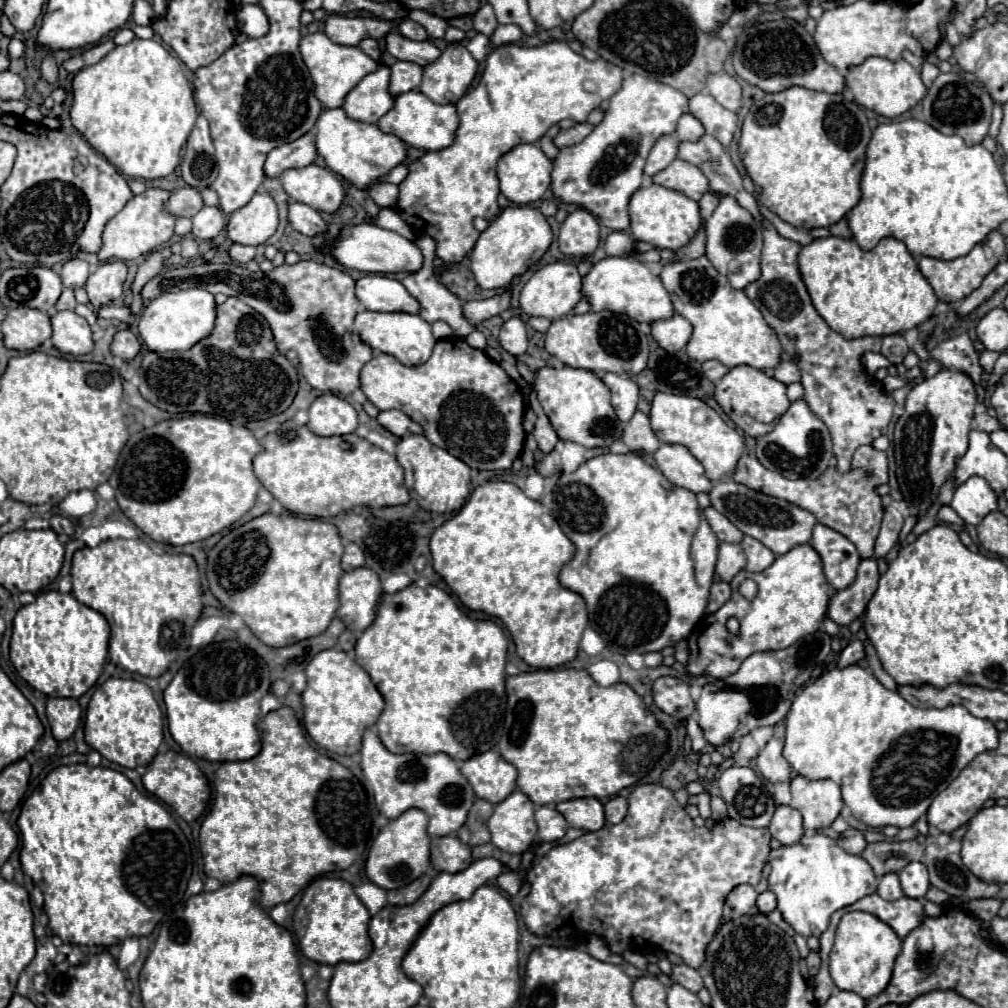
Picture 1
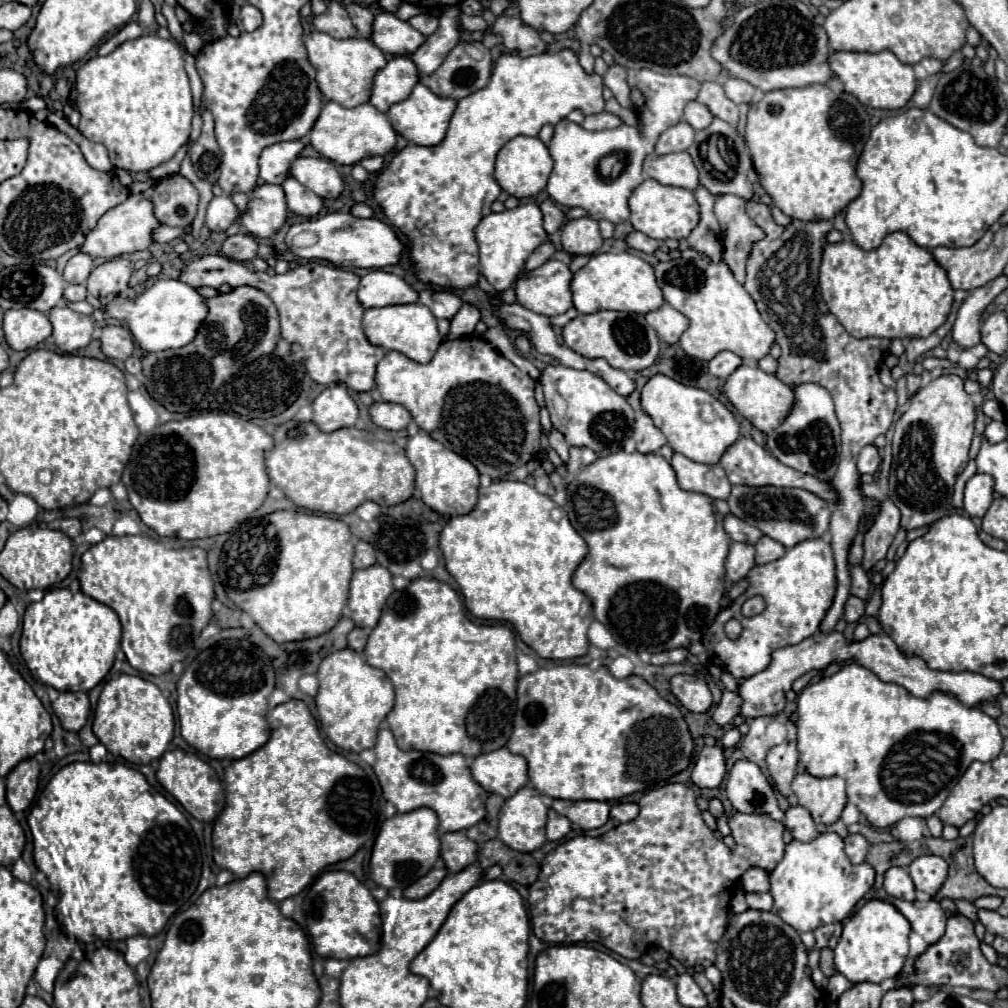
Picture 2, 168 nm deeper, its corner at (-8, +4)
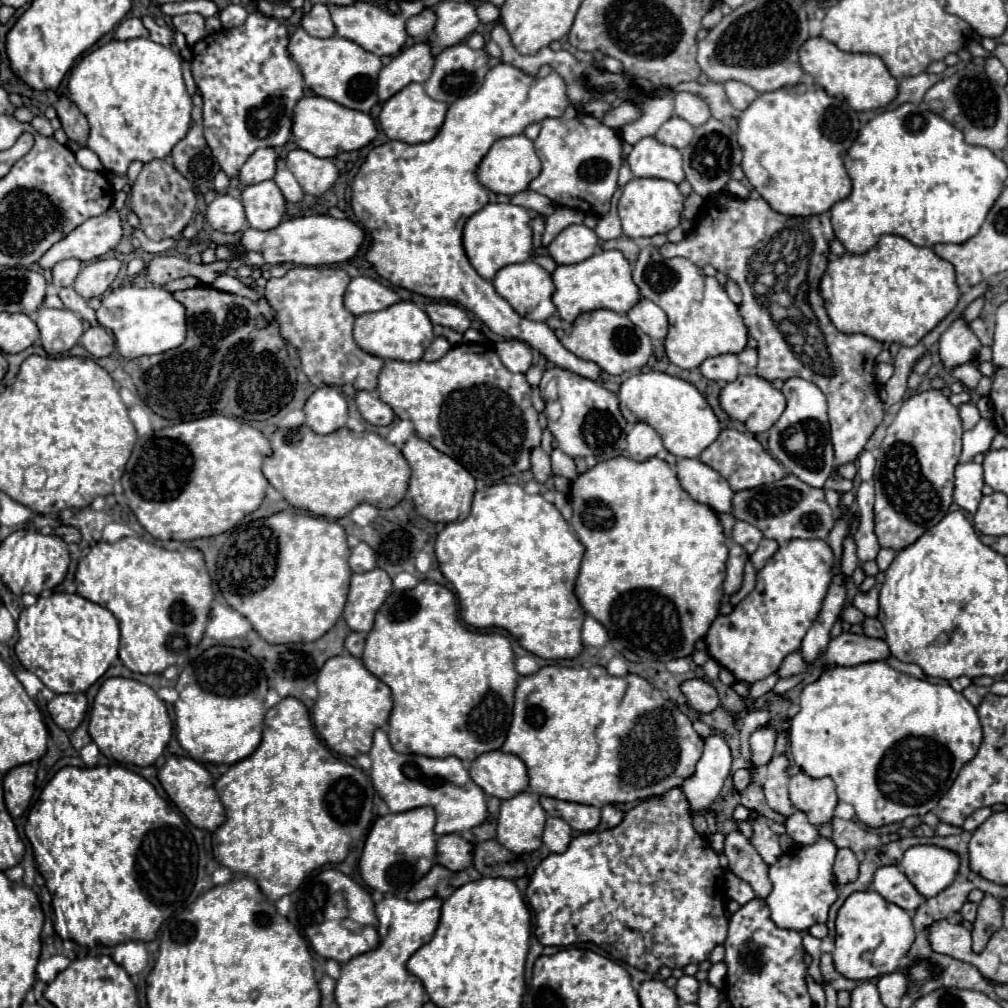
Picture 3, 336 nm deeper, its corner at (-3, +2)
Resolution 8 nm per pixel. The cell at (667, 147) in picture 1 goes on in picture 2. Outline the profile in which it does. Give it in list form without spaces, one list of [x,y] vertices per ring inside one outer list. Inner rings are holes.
[[[684,120],[666,128],[656,142],[656,154],[670,154],[670,152],[684,152],[690,144],[694,144],[694,128]]]

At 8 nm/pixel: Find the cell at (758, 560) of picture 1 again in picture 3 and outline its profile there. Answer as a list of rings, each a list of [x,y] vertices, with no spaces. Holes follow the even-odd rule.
[[[763,538],[761,540],[761,544],[759,544],[759,548],[751,554],[751,562],[753,562],[753,566],[757,568],[757,570],[761,570],[761,566],[765,566],[765,562],[777,552],[777,542],[773,542],[773,540],[769,540],[769,538]]]

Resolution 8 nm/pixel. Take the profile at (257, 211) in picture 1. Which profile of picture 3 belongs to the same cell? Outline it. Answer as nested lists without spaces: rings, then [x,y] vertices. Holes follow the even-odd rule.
[[[273,180],[247,186],[243,190],[241,202],[251,228],[271,230],[281,224],[285,214],[285,198]]]

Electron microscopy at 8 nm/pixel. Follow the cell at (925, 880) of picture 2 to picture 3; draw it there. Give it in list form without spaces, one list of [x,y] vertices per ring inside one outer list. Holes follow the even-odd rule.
[[[913,846],[905,852],[899,868],[923,898],[933,898],[957,874],[957,854],[939,846]]]

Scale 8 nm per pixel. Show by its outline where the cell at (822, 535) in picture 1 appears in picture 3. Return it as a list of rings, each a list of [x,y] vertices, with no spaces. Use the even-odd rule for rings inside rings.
[[[874,587],[868,592],[859,592],[853,598],[853,606],[865,612],[865,616],[875,616],[879,612],[879,590]]]

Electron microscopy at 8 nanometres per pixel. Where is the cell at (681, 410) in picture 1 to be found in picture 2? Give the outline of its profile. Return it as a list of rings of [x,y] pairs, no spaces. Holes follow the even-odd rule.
[[[654,374],[648,378],[640,390],[640,406],[654,420],[654,426],[666,434],[674,452],[680,452],[694,462],[716,464],[726,448],[740,436],[734,414],[722,402],[702,388],[684,386],[682,382],[676,382],[664,374]]]

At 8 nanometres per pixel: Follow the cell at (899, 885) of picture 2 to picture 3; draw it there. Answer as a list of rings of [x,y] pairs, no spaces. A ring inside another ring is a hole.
[[[883,866],[877,870],[873,876],[873,890],[903,910],[917,910],[917,906],[925,900],[899,866]]]

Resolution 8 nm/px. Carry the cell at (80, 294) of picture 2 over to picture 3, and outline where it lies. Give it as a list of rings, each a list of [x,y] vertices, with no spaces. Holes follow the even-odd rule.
[[[61,288],[59,298],[63,300],[65,308],[69,308],[69,310],[81,314],[87,322],[93,322],[93,320],[95,320],[95,310],[91,310],[91,308],[87,306],[85,298],[81,298],[73,288]]]

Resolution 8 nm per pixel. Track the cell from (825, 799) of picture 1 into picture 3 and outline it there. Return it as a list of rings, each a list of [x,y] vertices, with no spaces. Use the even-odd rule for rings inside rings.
[[[805,772],[795,774],[789,780],[791,804],[805,812],[809,822],[823,826],[833,818],[837,806],[837,790],[831,778],[809,778]]]

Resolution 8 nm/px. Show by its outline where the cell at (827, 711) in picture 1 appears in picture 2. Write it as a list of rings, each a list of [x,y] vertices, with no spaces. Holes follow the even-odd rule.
[[[846,664],[834,676],[806,686],[798,696],[796,726],[800,762],[806,766],[806,772],[818,778],[844,778],[848,802],[876,828],[894,826],[906,816],[932,816],[974,760],[990,762],[1002,752],[998,724],[980,708],[968,708],[948,692],[916,698],[900,684],[882,682],[872,670],[860,664]]]

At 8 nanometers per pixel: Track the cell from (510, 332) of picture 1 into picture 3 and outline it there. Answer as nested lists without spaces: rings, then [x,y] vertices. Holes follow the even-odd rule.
[[[505,340],[495,344],[495,352],[511,372],[527,372],[531,368],[531,348],[521,340]]]

